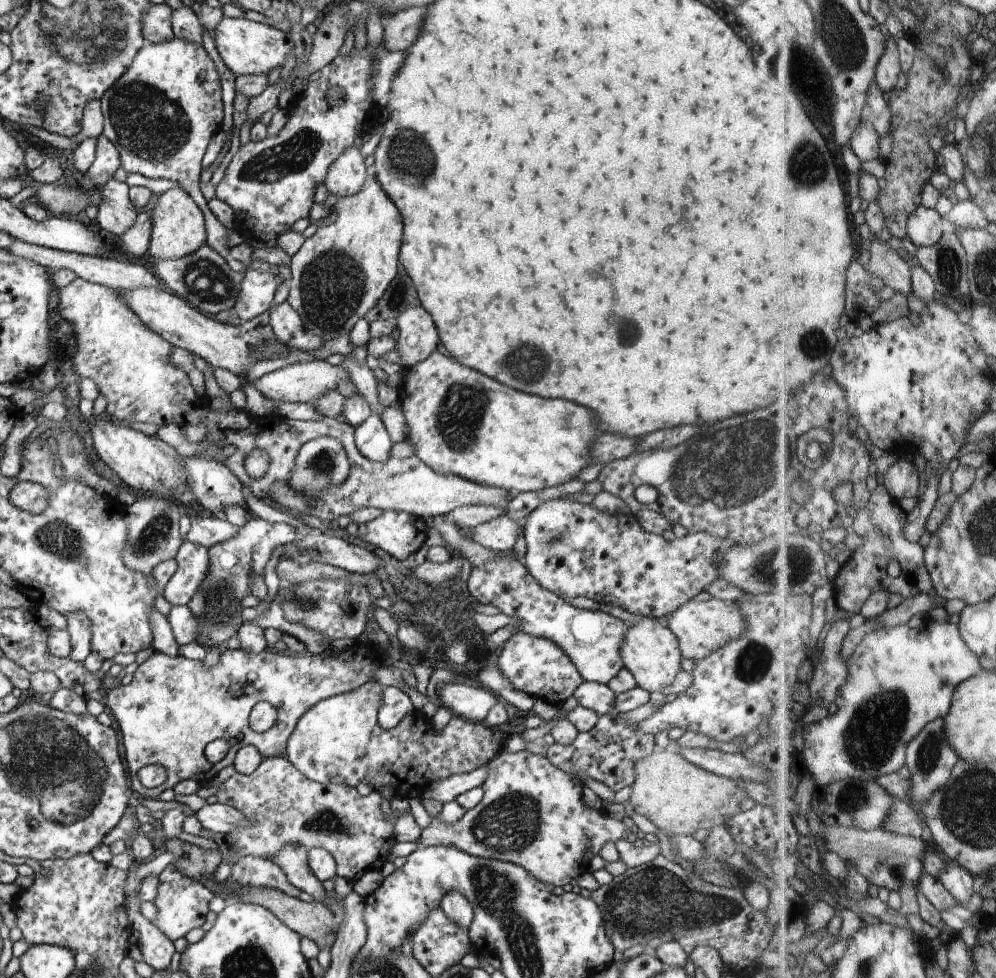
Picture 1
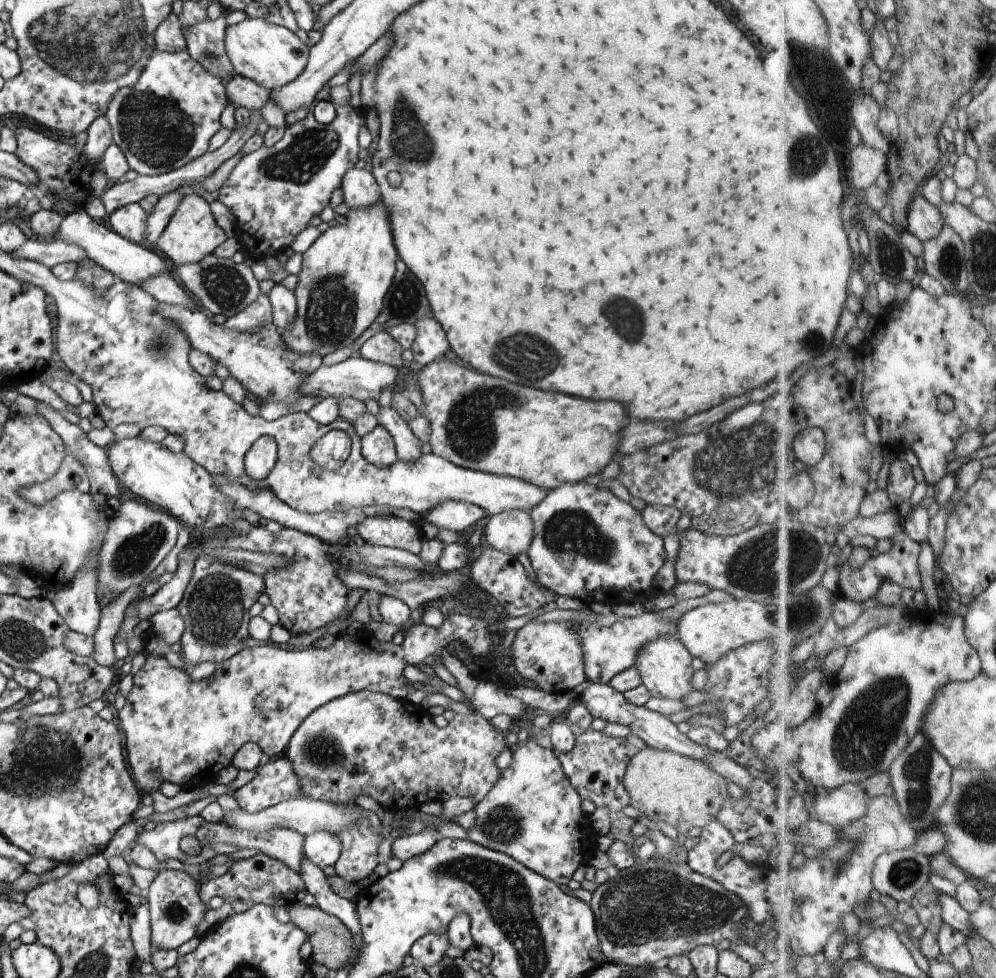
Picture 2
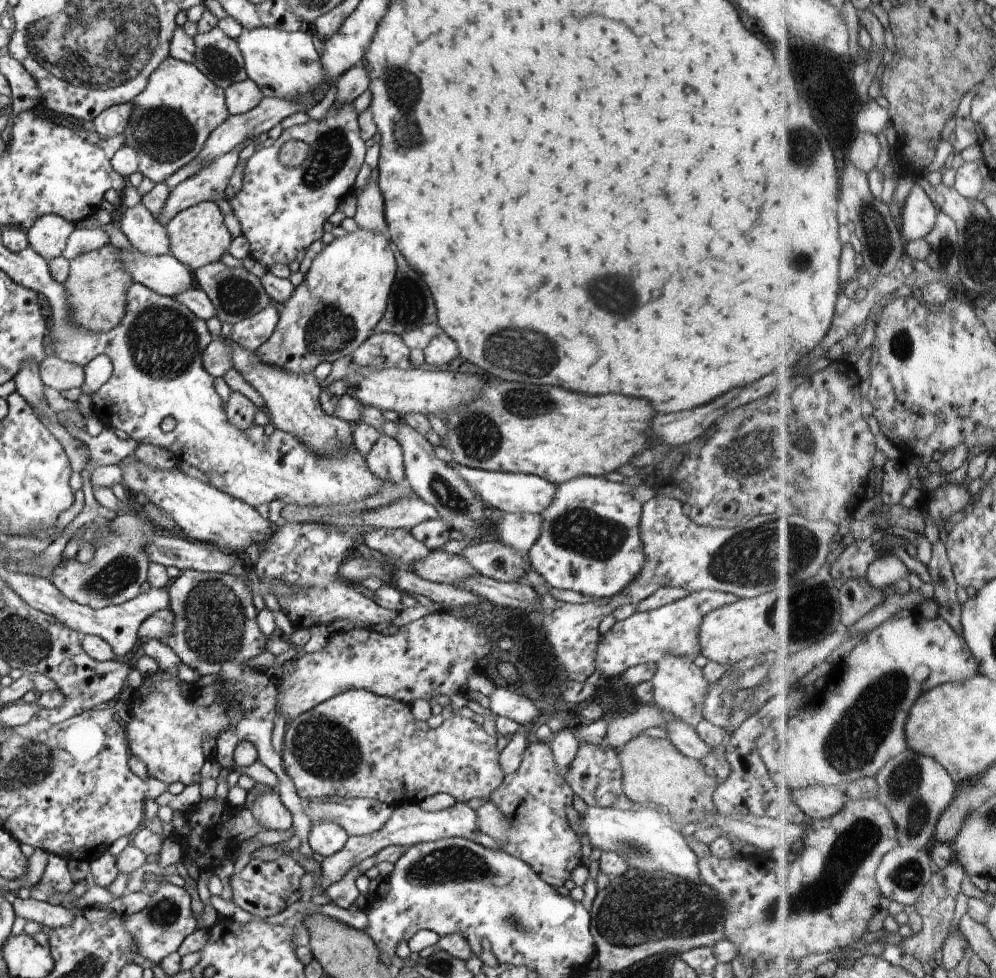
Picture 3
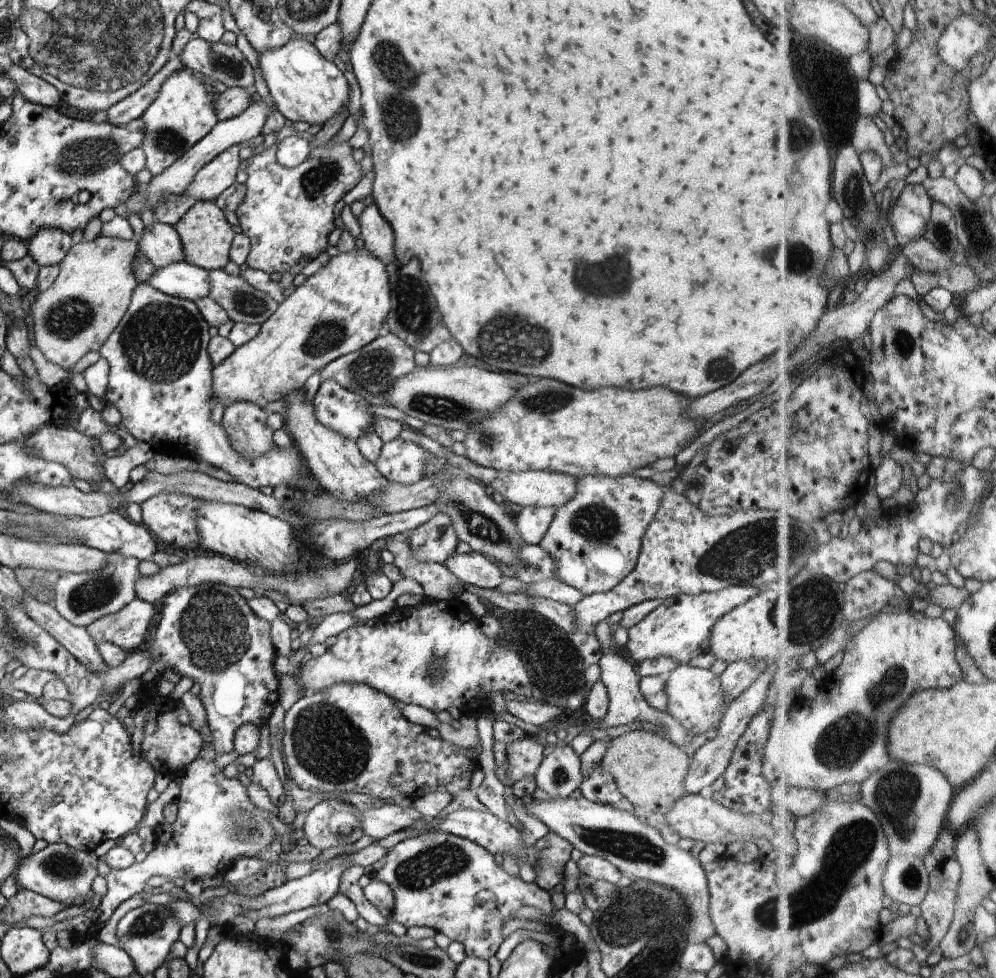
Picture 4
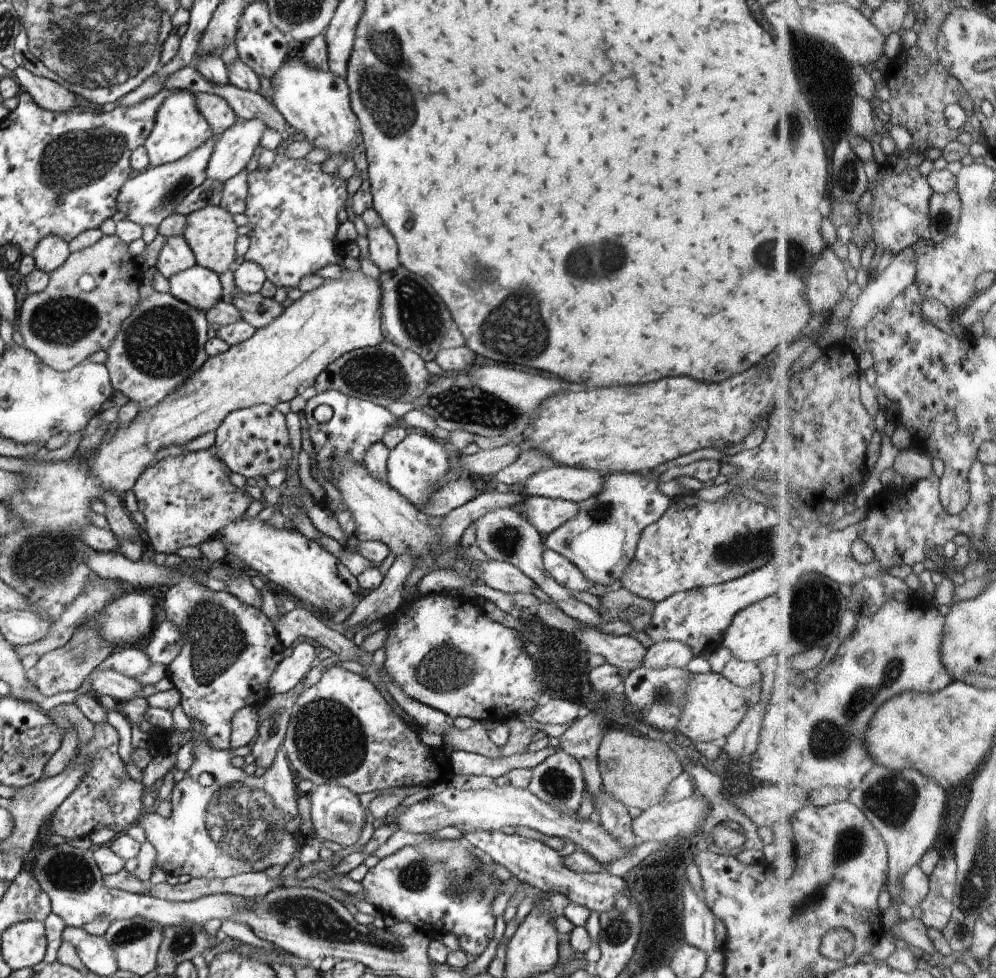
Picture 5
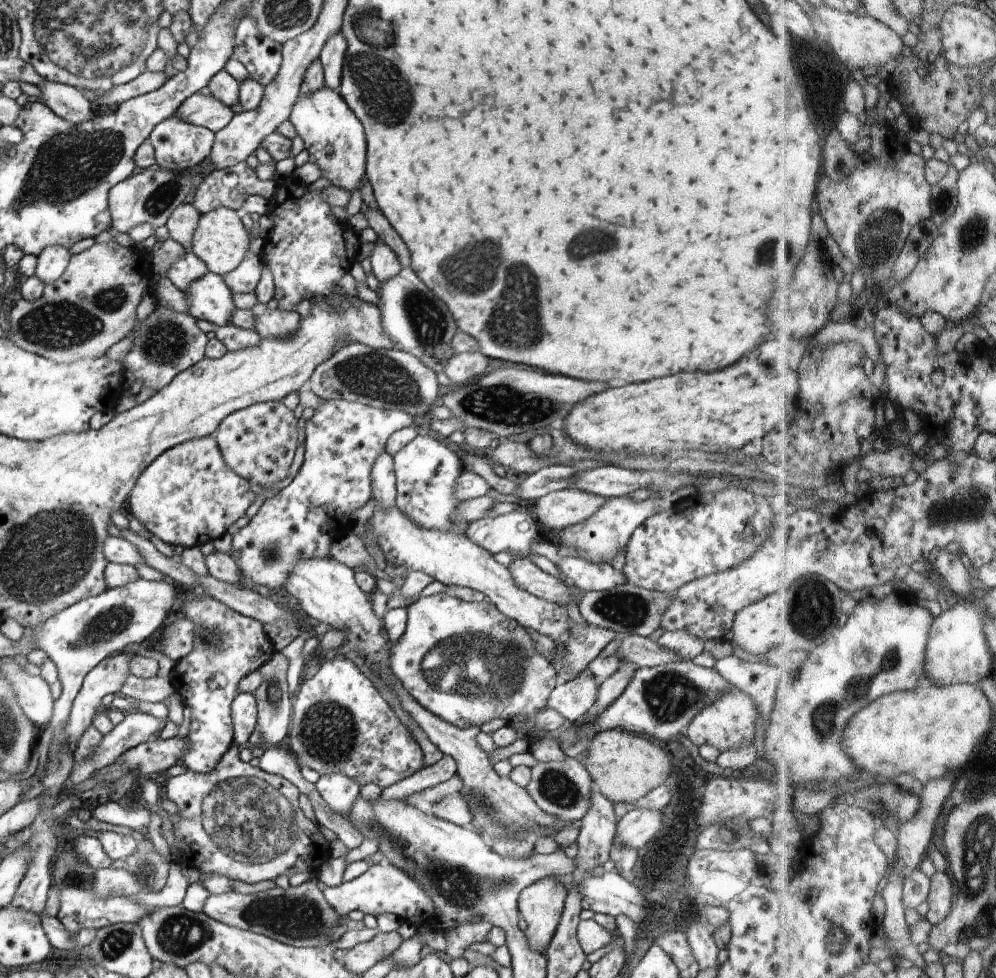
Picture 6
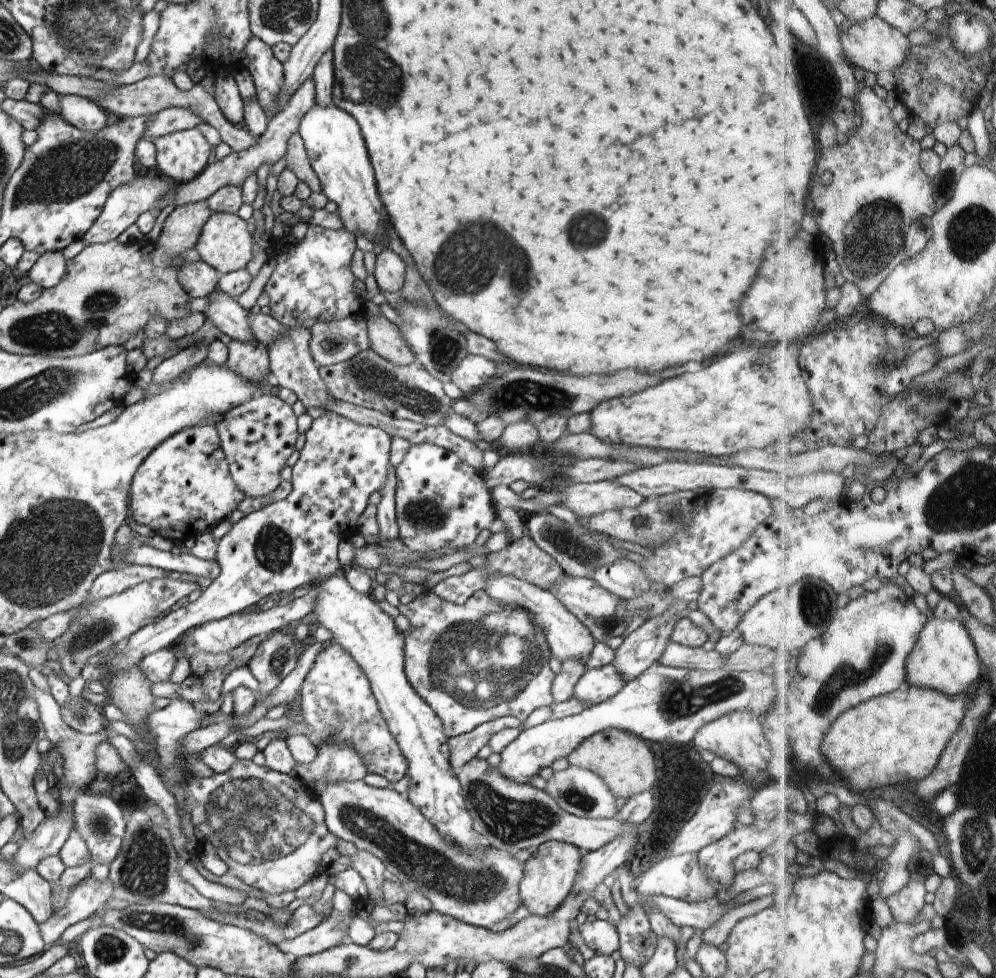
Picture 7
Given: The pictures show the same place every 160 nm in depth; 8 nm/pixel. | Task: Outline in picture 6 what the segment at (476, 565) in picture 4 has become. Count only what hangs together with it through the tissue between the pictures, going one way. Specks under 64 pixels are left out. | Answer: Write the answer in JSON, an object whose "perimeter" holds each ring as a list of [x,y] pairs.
{"perimeter":[[[530,558],[516,559],[509,564],[508,568],[520,588],[551,603],[560,604],[562,602],[564,606],[568,607],[569,602],[574,600],[578,604],[583,593],[574,584],[546,573],[535,565]]]}

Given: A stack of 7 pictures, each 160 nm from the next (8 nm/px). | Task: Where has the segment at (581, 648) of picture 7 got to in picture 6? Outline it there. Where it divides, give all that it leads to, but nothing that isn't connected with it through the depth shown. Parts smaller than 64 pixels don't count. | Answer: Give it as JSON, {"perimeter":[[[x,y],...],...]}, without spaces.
{"perimeter":[[[396,506],[382,511],[375,508],[368,524],[383,551],[388,573],[402,571],[405,576],[410,570],[422,571],[445,585],[470,587],[480,591],[485,598],[499,608],[502,614],[516,620],[527,629],[536,630],[552,639],[556,645],[571,642],[571,622],[566,606],[534,596],[520,588],[508,567],[498,563],[494,555],[485,548],[474,544],[465,534],[455,535],[434,529],[423,529],[405,517]]]}

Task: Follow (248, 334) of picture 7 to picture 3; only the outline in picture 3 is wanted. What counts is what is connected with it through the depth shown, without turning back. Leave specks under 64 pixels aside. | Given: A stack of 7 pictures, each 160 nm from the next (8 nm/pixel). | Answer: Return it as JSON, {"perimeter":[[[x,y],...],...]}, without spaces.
{"perimeter":[[[121,249],[119,253],[119,259],[135,282],[144,284],[158,294],[175,297],[196,287],[194,271],[172,254],[146,256],[140,251]]]}

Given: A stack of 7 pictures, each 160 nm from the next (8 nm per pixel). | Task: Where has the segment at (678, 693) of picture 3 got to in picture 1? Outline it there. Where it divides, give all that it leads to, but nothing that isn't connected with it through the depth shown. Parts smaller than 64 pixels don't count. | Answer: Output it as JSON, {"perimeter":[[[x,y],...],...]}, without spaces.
{"perimeter":[[[644,617],[638,624],[629,627],[625,634],[621,644],[621,659],[623,666],[634,676],[637,686],[651,693],[662,692],[674,682],[682,670],[680,662],[683,656],[673,632],[662,626],[658,619]]]}

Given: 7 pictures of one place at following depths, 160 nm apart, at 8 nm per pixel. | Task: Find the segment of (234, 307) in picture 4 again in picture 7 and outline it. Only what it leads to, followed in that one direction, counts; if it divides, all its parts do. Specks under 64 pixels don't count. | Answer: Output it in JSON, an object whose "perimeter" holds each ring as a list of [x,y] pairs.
{"perimeter":[[[288,327],[287,334],[268,346],[269,368],[275,384],[289,388],[296,394],[304,408],[324,408],[332,399],[319,373],[319,366],[312,358],[309,342],[311,332],[306,327]]]}

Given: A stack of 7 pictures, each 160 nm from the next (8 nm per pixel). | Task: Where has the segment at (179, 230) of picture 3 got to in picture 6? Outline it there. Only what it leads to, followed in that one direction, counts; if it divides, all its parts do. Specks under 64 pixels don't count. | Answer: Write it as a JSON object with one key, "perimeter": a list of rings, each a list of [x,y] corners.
{"perimeter":[[[218,207],[216,210],[202,213],[190,250],[206,263],[210,272],[219,275],[233,271],[248,255],[249,233],[242,223],[241,213],[228,207]]]}

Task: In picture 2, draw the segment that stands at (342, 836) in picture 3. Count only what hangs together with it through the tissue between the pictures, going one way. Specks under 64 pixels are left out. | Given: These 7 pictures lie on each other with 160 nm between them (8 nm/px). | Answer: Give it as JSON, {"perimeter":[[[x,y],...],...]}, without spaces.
{"perimeter":[[[336,830],[314,831],[305,835],[304,854],[321,869],[333,865],[340,856],[341,842]]]}

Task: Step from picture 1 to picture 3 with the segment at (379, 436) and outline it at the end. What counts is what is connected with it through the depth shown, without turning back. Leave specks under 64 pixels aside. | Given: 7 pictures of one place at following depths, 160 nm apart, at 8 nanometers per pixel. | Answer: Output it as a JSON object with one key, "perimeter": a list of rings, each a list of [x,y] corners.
{"perimeter":[[[382,433],[365,457],[368,468],[377,477],[390,483],[405,484],[403,450],[394,437]]]}

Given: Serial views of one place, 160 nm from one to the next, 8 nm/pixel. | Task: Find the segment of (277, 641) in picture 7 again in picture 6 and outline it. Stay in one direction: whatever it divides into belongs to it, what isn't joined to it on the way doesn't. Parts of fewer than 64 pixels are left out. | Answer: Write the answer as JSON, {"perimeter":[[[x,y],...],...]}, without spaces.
{"perimeter":[[[276,651],[272,654],[271,659],[268,659],[268,662],[265,662],[262,668],[258,669],[264,680],[254,693],[258,710],[256,734],[258,735],[258,744],[264,748],[278,745],[288,735],[293,708],[287,684],[288,662],[288,658],[284,654]]]}

